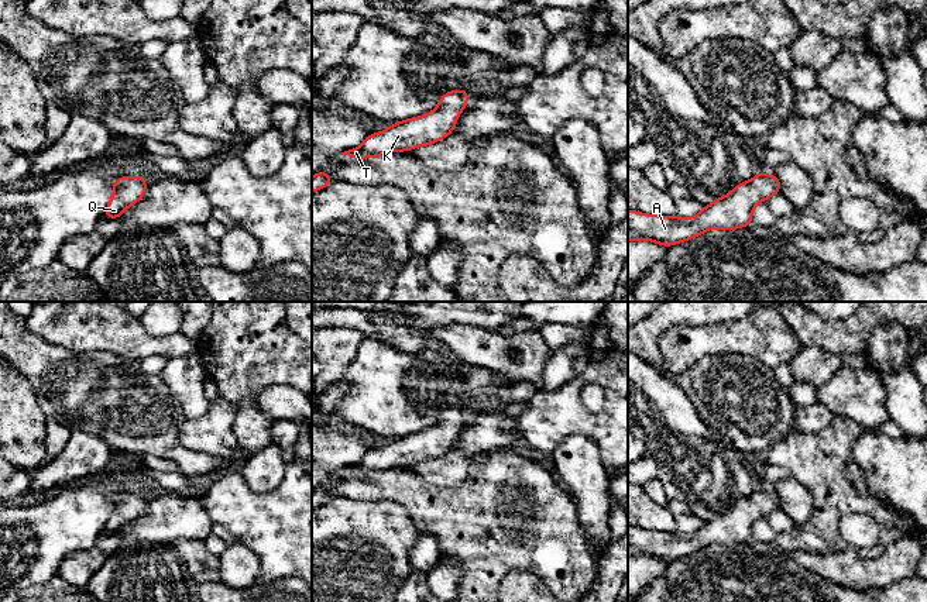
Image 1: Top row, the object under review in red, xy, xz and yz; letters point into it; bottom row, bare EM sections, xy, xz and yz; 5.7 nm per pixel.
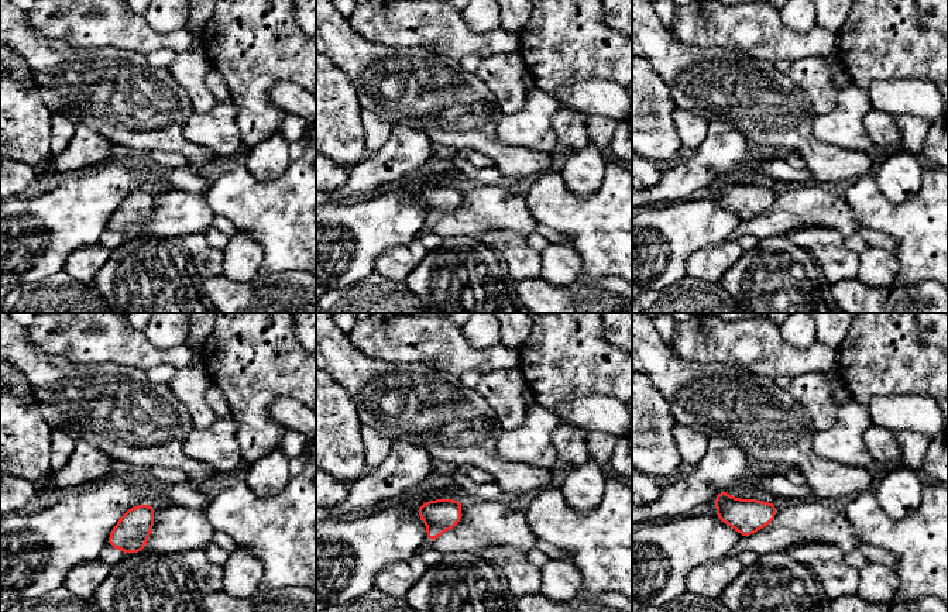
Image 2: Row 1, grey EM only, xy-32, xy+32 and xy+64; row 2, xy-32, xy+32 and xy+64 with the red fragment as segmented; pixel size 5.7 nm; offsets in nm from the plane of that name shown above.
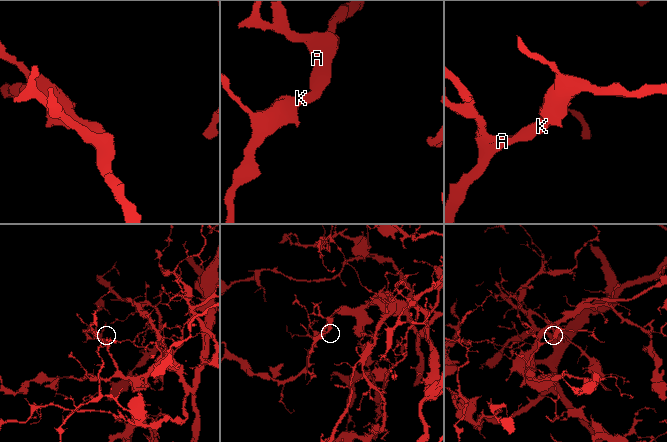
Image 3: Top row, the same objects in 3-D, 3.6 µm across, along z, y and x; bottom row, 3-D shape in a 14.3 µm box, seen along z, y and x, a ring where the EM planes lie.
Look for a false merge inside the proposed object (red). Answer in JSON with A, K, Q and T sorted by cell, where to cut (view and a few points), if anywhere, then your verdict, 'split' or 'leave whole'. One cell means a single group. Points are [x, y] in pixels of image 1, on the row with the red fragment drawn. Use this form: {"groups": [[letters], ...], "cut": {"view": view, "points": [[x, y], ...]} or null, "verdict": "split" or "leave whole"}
{"groups": [["A", "K", "Q", "T"]], "cut": null, "verdict": "leave whole"}

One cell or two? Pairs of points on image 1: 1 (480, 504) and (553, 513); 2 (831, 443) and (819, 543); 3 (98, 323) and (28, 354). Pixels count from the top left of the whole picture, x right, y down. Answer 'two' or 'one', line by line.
1: one
2: one
3: two

